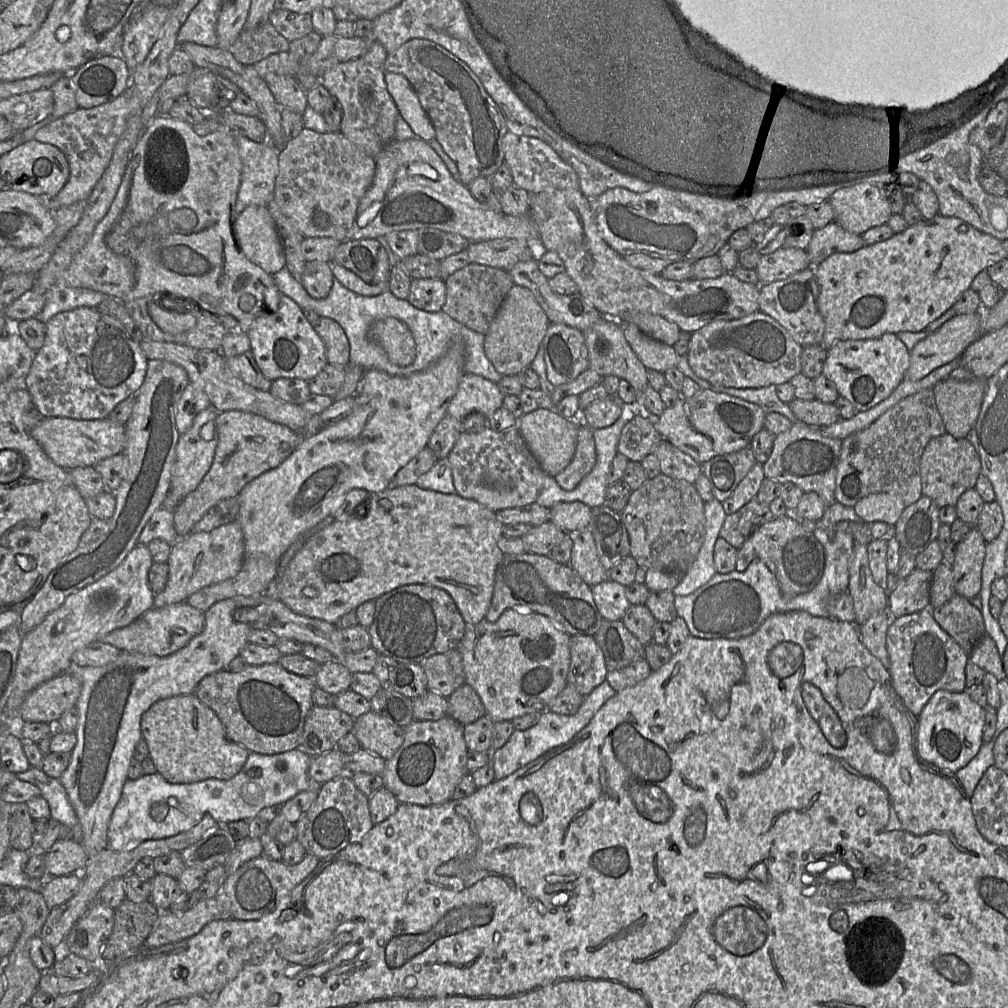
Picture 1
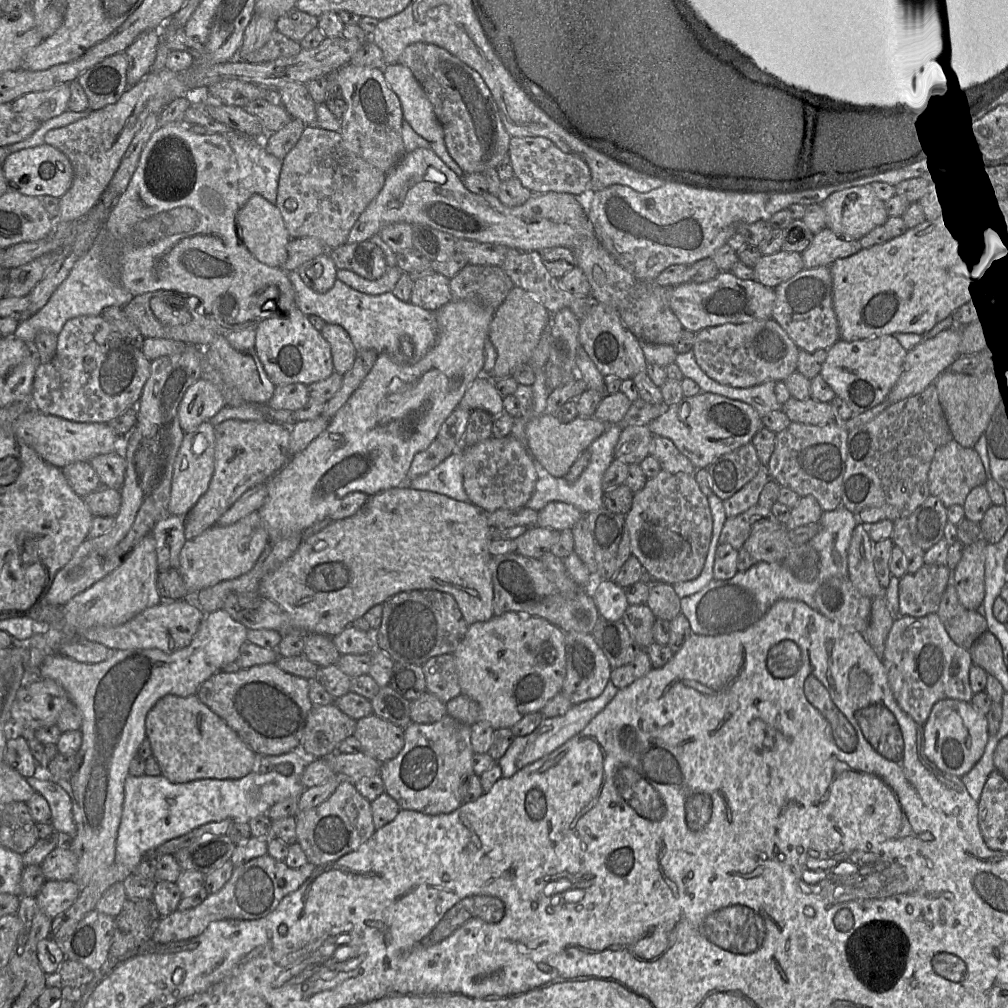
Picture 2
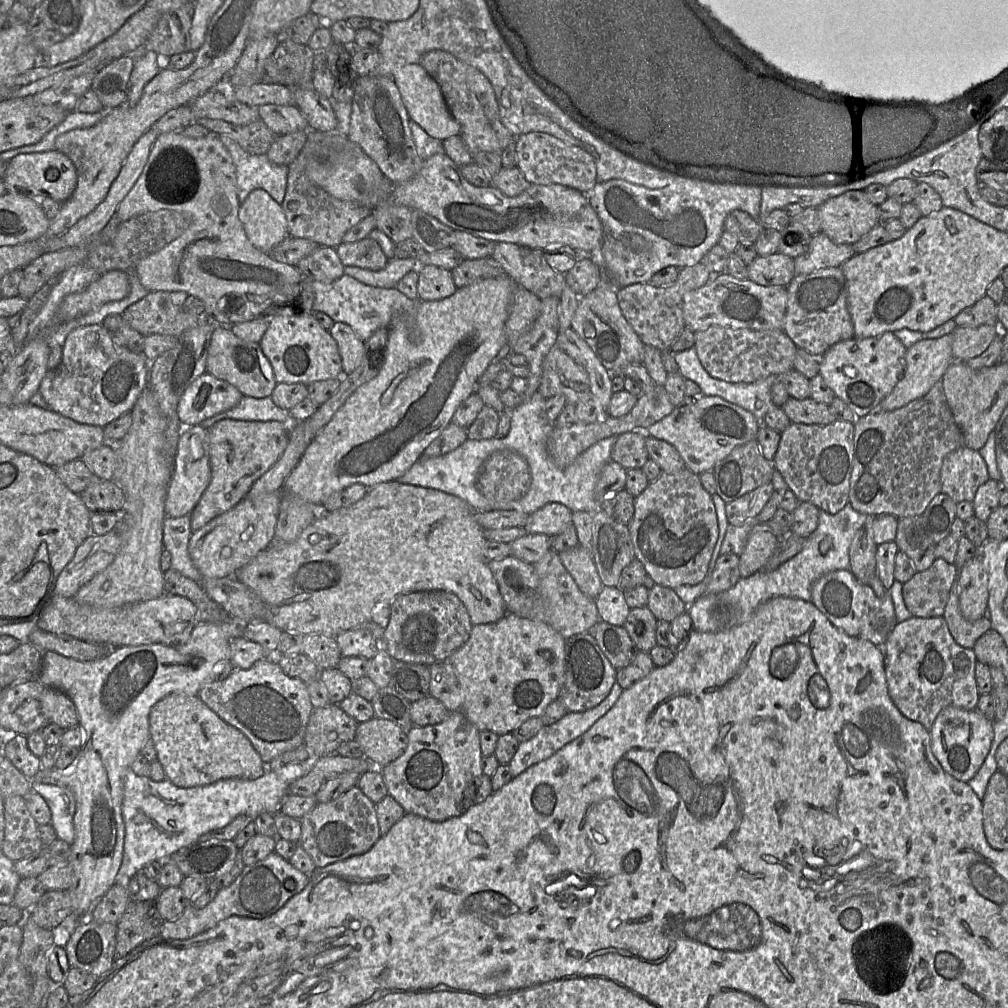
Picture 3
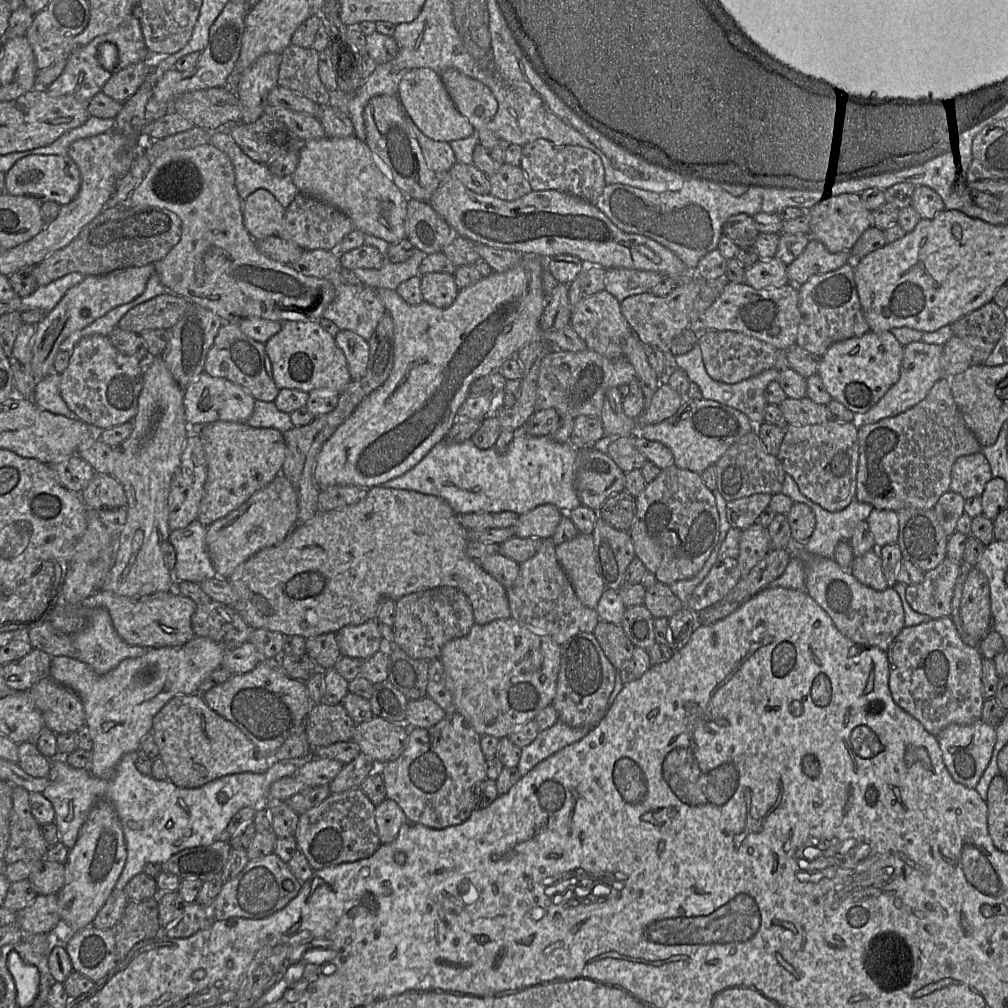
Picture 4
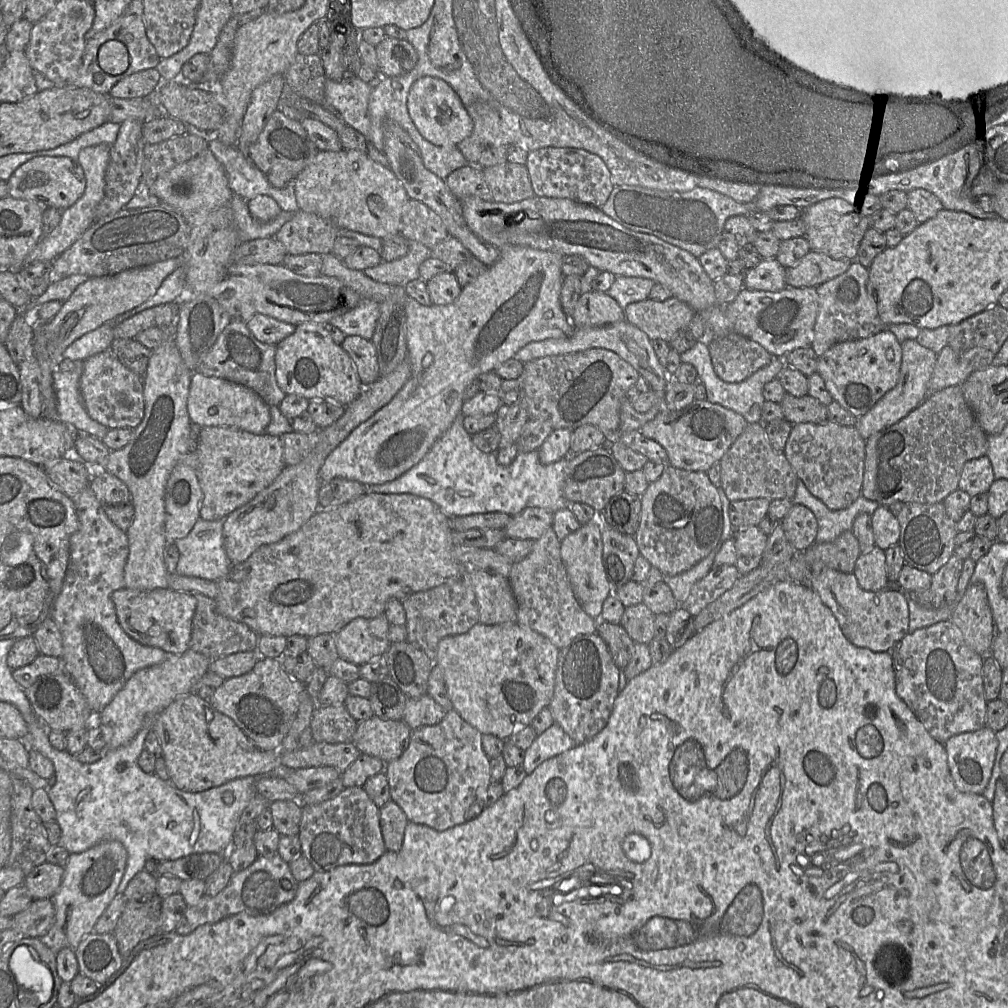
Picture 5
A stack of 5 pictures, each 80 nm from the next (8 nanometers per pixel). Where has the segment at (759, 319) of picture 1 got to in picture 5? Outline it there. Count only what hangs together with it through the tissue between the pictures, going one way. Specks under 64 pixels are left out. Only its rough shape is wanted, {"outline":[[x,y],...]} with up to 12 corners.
{"outline":[[738,333],[706,340],[716,375],[744,381],[775,357]]}

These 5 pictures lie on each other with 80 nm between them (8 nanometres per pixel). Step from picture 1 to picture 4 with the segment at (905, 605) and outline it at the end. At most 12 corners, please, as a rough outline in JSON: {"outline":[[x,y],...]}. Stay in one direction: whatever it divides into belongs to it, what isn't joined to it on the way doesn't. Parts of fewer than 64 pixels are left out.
{"outline":[[946,558],[908,585],[912,609],[950,617],[960,564]]}

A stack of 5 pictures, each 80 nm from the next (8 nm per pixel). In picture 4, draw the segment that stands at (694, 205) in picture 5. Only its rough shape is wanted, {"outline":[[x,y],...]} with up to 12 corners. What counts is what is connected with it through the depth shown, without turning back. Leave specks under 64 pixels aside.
{"outline":[[696,180],[652,192],[607,184],[594,205],[620,230],[689,269],[727,219],[761,211],[765,187],[735,197]]}

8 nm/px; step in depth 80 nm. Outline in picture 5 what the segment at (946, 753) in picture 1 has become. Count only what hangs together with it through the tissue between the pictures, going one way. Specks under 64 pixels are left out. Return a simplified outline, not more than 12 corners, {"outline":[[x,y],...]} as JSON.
{"outline":[[987,726],[945,742],[959,790],[984,792],[998,743]]}

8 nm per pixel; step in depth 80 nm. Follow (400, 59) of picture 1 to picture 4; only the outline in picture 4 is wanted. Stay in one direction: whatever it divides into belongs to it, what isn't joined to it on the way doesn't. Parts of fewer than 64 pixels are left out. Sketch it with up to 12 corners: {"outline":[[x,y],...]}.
{"outline":[[457,69],[440,73],[479,145],[505,144],[488,129],[498,103],[482,82]]}

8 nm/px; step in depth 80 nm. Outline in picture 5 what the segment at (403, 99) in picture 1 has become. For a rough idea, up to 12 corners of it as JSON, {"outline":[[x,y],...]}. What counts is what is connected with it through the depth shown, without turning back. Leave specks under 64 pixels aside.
{"outline":[[424,76],[408,94],[409,115],[438,146],[473,130],[459,95]]}

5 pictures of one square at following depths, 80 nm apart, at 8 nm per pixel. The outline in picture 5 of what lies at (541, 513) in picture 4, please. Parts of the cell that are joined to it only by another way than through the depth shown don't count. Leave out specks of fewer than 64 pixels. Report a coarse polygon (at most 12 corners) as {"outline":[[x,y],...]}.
{"outline":[[529,507],[511,517],[505,538],[537,540],[553,512]]}

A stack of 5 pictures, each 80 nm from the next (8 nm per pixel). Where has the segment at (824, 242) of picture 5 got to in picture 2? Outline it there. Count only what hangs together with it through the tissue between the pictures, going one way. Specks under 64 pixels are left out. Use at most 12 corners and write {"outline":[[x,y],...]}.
{"outline":[[871,184],[833,193],[826,227],[860,240],[889,217]]}

